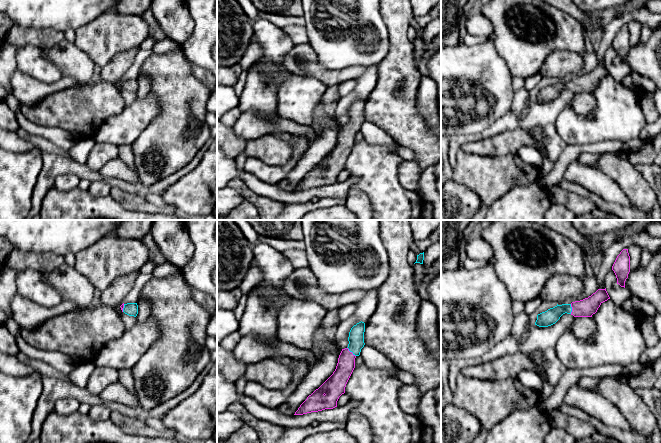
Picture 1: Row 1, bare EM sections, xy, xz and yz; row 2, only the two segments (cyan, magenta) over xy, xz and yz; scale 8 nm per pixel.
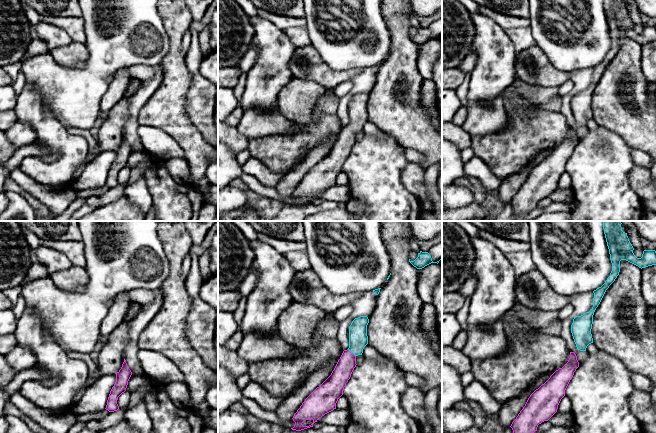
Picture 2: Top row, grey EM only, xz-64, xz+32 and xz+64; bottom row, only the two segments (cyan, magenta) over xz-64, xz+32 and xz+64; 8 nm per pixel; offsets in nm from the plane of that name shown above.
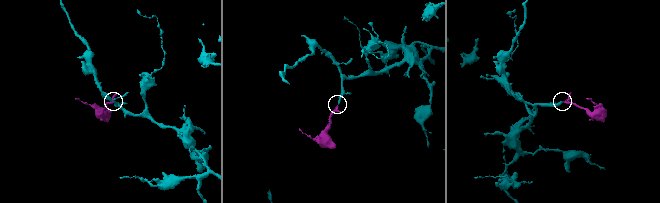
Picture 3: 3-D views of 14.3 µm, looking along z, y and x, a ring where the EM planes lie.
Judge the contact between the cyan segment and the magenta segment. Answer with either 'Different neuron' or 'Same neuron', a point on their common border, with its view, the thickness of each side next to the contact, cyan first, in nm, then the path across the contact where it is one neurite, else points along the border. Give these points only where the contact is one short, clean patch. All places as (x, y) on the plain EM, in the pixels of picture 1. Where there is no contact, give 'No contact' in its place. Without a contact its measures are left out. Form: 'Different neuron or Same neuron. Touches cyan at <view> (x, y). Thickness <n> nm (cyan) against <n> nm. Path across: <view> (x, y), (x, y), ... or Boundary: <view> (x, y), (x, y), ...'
Same neuron. Touches cyan at xz (351, 127). Thickness 130 nm (cyan) against 140 nm. Path across: xz (356, 111), (356, 120), (351, 127), (347, 132), (346, 138)

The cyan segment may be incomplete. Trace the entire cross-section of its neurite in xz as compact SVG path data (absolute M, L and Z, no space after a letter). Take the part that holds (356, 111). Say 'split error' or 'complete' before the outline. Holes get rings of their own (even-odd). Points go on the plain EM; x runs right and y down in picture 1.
split error; M365 99L354 101L348 113L348 123L342 125L333 150L300 181L294 191L303 191L337 183L339 173L355 144L355 134L364 123Z

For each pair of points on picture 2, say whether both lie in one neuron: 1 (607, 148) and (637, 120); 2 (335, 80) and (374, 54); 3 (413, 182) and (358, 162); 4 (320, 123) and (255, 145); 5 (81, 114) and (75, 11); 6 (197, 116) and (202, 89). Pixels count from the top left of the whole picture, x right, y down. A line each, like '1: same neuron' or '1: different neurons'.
1: different neurons
2: different neurons
3: different neurons
4: same neuron
5: different neurons
6: same neuron

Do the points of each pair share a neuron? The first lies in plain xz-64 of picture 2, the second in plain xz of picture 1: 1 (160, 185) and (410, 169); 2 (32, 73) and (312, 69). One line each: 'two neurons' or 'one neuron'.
1: two neurons
2: two neurons

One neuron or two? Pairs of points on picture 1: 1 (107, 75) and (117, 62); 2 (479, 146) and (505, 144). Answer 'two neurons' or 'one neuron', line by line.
1: one neuron
2: one neuron

